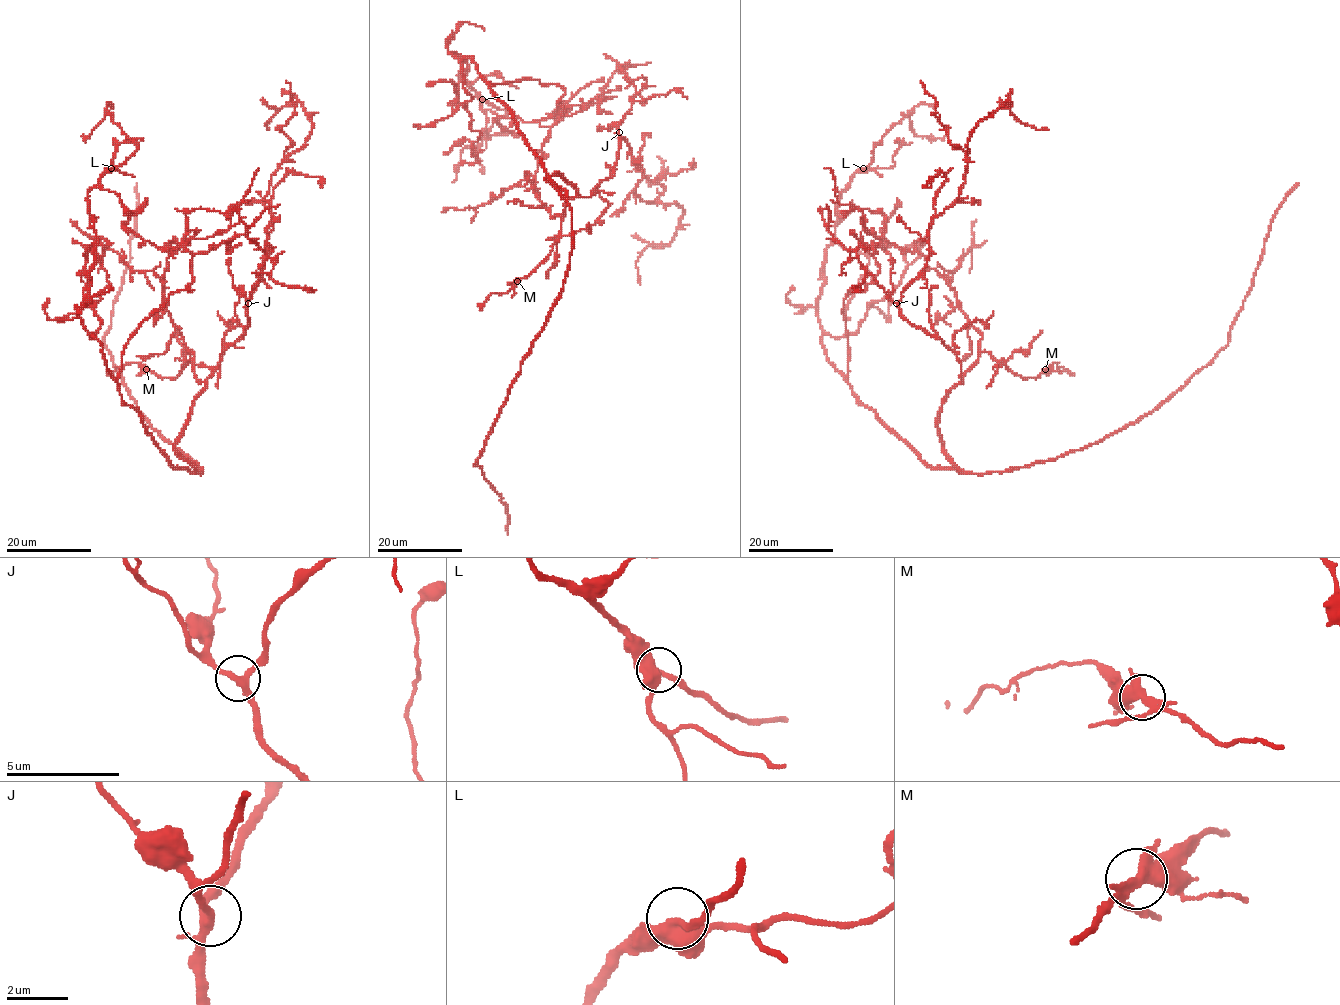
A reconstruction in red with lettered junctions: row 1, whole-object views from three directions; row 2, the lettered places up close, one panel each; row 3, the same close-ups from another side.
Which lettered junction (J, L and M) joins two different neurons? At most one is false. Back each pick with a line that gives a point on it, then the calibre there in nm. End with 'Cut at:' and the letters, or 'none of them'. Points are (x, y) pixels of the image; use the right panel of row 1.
M: (1045, 369) | 340 nm
Cut at: M

